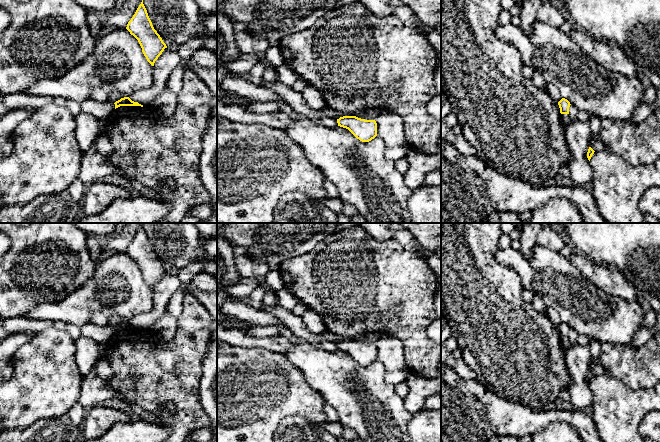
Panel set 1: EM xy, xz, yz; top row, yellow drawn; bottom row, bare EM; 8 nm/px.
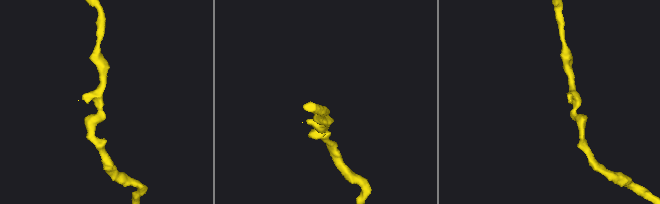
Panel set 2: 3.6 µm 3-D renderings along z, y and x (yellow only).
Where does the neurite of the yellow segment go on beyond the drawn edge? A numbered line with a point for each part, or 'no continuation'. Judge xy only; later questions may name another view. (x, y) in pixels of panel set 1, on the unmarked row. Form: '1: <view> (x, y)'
no continuation

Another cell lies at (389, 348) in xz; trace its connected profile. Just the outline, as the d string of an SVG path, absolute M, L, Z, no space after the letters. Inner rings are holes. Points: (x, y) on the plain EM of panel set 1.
M381 336L375 343L377 347L377 360L385 367L385 381L396 386L405 382L409 366L403 355L402 341L395 336Z

